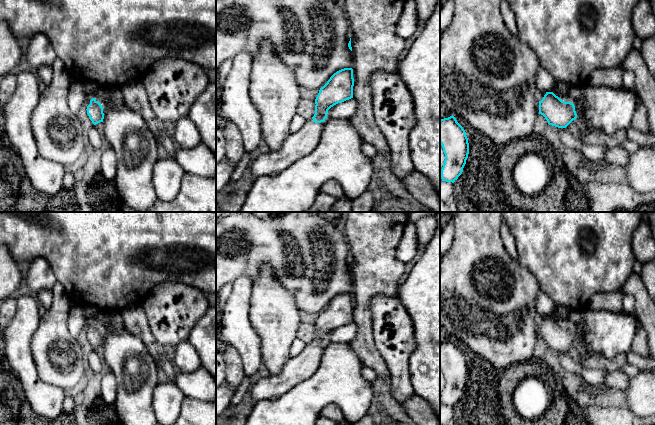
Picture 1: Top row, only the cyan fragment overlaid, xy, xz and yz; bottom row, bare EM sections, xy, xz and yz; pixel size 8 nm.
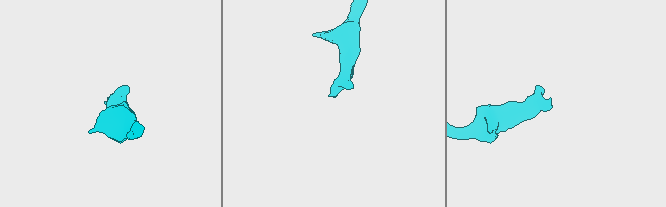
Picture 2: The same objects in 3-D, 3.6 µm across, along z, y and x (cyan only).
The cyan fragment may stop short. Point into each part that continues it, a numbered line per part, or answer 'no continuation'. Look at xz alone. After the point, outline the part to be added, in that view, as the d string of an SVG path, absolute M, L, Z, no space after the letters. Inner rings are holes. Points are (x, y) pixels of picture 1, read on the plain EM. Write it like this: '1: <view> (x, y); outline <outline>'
1: xz (299, 368); outline M307 344L297 356L291 357L276 375L261 378L251 389L250 396L254 403L261 400L279 398L296 384L308 379L318 369L323 356L323 347Z

